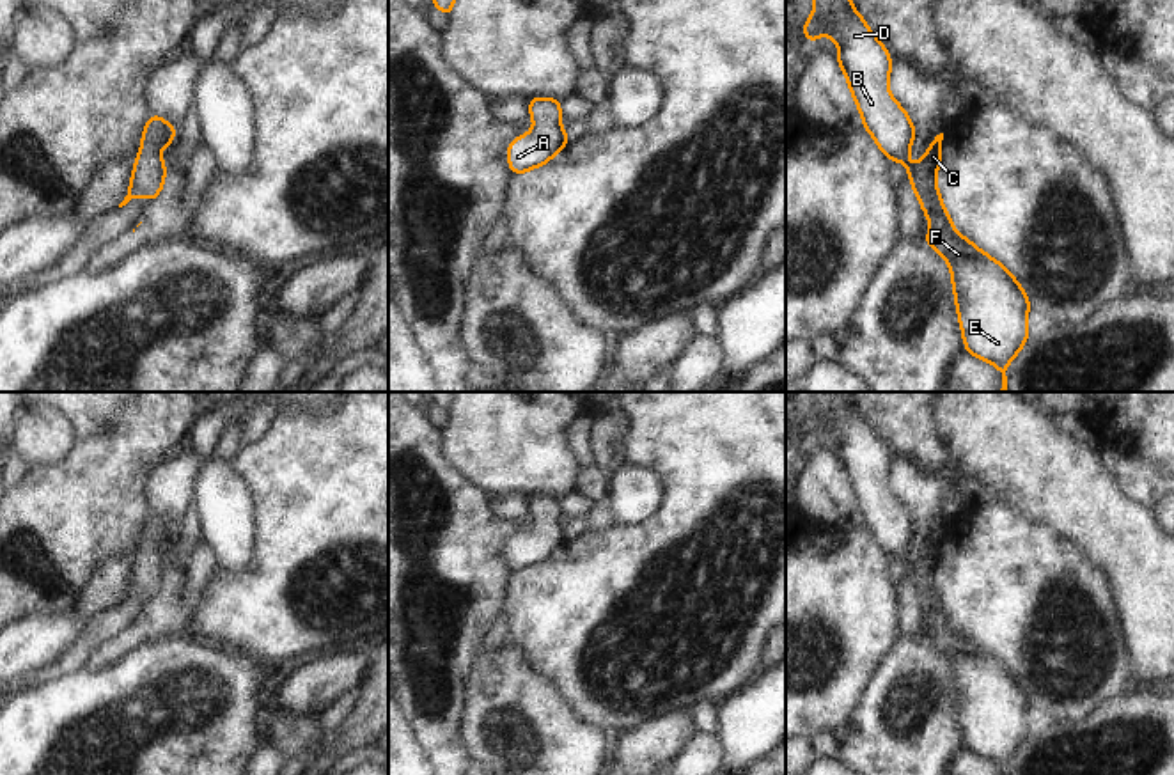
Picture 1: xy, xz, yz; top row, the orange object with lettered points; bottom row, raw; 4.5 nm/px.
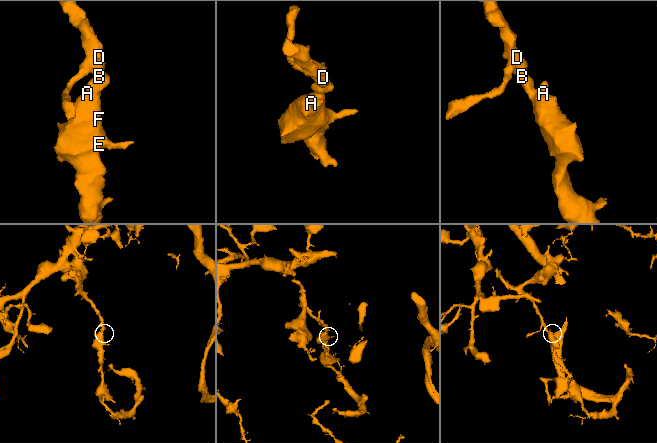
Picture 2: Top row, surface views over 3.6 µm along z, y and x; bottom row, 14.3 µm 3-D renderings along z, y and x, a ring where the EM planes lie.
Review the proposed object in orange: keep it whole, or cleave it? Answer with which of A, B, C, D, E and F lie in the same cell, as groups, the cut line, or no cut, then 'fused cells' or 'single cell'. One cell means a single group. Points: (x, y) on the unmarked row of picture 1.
A B C D E F | no cut | single cell

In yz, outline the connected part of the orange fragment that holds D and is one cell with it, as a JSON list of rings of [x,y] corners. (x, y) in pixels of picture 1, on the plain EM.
[[[814,392],[814,406],[802,429],[807,438],[826,433],[839,442],[837,459],[864,525],[890,559],[904,560],[931,626],[922,637],[951,665],[965,748],[993,761],[1007,775],[1009,759],[1029,738],[1030,701],[1004,661],[954,626],[936,582],[943,530],[933,536],[917,562],[910,560],[915,525],[888,488],[892,456],[857,410],[849,392]]]

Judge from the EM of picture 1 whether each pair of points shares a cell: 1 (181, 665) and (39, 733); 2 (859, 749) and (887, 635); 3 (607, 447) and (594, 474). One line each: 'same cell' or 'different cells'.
1: same cell
2: different cells
3: different cells

